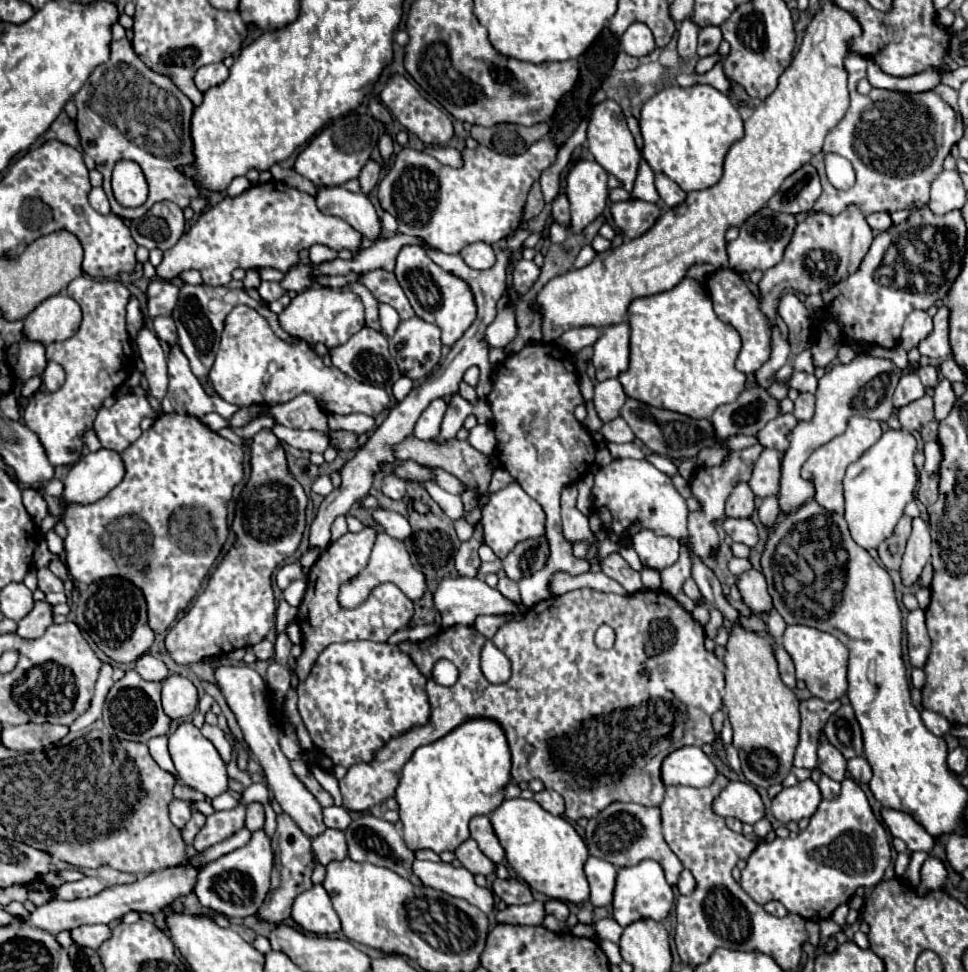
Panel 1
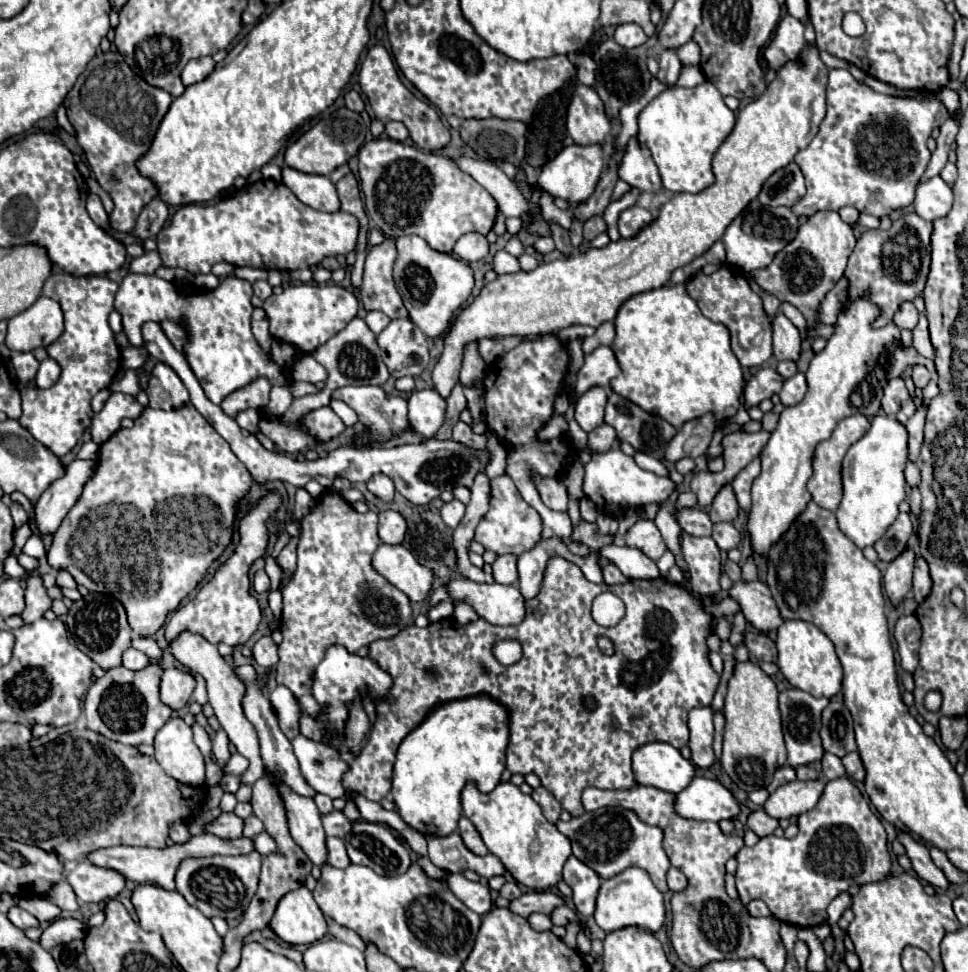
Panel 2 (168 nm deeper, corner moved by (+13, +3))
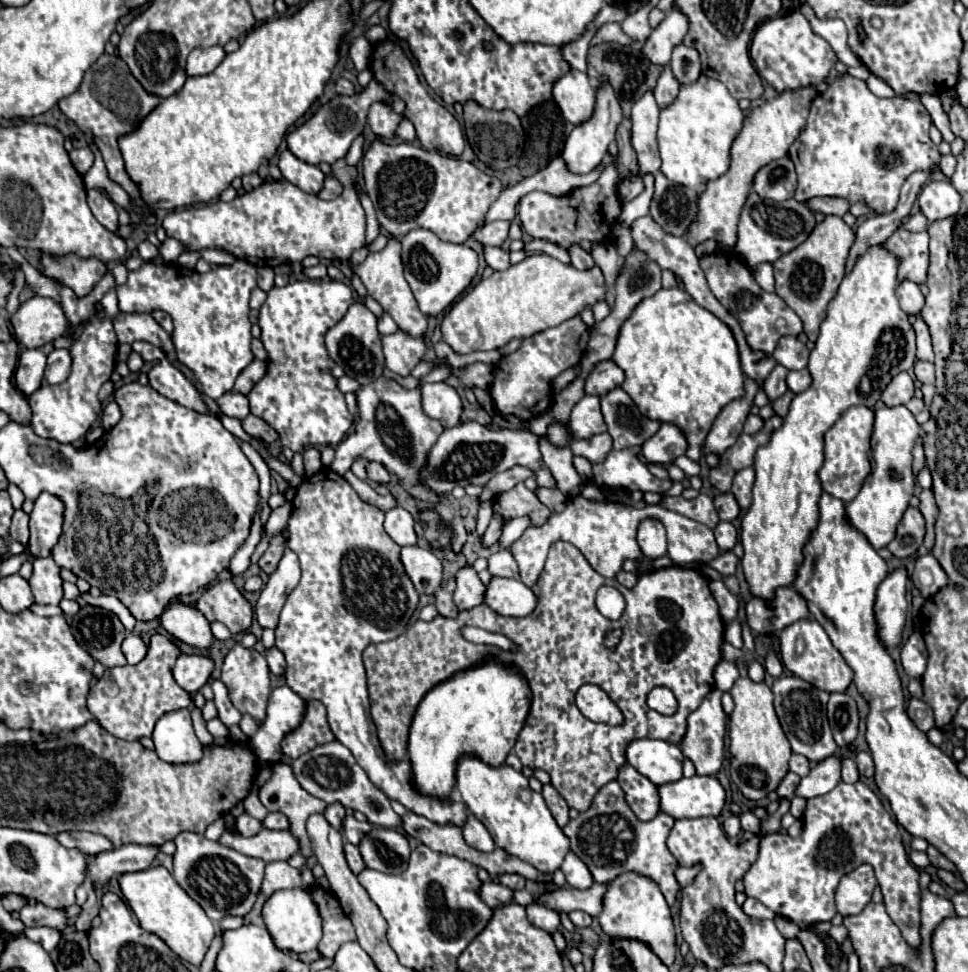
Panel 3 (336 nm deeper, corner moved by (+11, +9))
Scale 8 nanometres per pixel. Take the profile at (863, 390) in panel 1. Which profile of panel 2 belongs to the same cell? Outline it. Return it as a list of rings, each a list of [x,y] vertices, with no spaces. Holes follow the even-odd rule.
[[[858,299],[844,307],[844,311],[838,315],[836,331],[828,339],[828,345],[810,361],[806,371],[806,397],[796,407],[786,407],[780,413],[780,421],[760,453],[762,475],[756,477],[752,485],[748,531],[758,567],[762,569],[766,569],[764,555],[770,545],[780,539],[780,535],[792,525],[792,521],[812,499],[806,489],[806,481],[812,475],[810,459],[816,443],[828,439],[836,423],[844,417],[860,413],[872,419],[880,411],[884,385],[892,377],[900,377],[910,365],[916,365],[922,359],[914,347],[902,347],[900,329],[894,323],[872,329],[870,323],[878,315],[878,307],[866,299]]]

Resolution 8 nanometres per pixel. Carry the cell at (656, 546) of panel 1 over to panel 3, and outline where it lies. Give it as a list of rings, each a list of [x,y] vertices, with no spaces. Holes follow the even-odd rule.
[[[644,519],[638,525],[638,545],[648,559],[666,555],[666,529],[658,519]]]

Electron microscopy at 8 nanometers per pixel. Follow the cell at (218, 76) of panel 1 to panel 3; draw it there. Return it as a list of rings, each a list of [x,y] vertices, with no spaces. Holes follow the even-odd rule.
[[[208,47],[208,49],[194,49],[188,55],[188,65],[186,65],[186,73],[188,75],[208,75],[212,73],[222,59],[226,57],[222,47]]]

